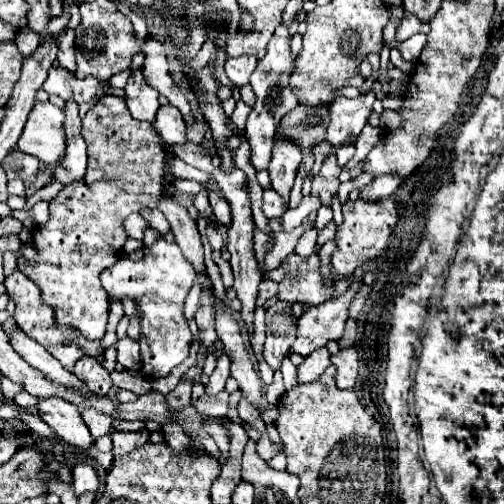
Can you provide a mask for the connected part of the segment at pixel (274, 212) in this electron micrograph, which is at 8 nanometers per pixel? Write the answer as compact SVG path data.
M266 190L262 210L268 218L274 218L274 216L280 218L288 210L288 204L284 202L284 198L280 198L280 194L276 194L276 190Z

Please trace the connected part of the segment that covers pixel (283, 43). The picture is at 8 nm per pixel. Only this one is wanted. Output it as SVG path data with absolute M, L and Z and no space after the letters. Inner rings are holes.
M282 24L272 36L264 60L260 60L256 70L252 72L250 86L256 94L256 104L252 106L252 112L248 116L248 122L246 122L244 130L246 130L246 140L250 144L250 164L254 166L254 170L266 170L268 168L268 158L270 158L270 150L272 150L272 142L274 142L274 132L276 132L282 116L298 106L298 100L296 100L294 90L290 86L290 74L294 70L294 60L296 60L290 52L290 40L292 40L290 32Z

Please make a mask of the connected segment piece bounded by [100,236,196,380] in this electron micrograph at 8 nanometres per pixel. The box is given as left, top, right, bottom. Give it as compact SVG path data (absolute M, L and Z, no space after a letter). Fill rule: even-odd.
M160 236L152 246L144 246L142 260L132 262L128 258L120 258L112 268L100 274L102 286L110 298L130 298L136 304L142 328L142 338L138 342L142 352L142 374L150 380L168 376L190 354L192 334L182 308L194 278L196 270L192 270L192 264L184 254L180 254L176 242L166 242L164 236Z

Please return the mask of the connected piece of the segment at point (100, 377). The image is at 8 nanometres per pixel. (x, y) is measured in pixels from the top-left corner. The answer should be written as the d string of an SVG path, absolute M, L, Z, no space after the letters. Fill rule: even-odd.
M94 356L80 358L80 362L76 362L76 366L74 366L74 374L86 384L86 388L90 392L100 394L100 396L108 396L110 386L112 386L112 378Z

